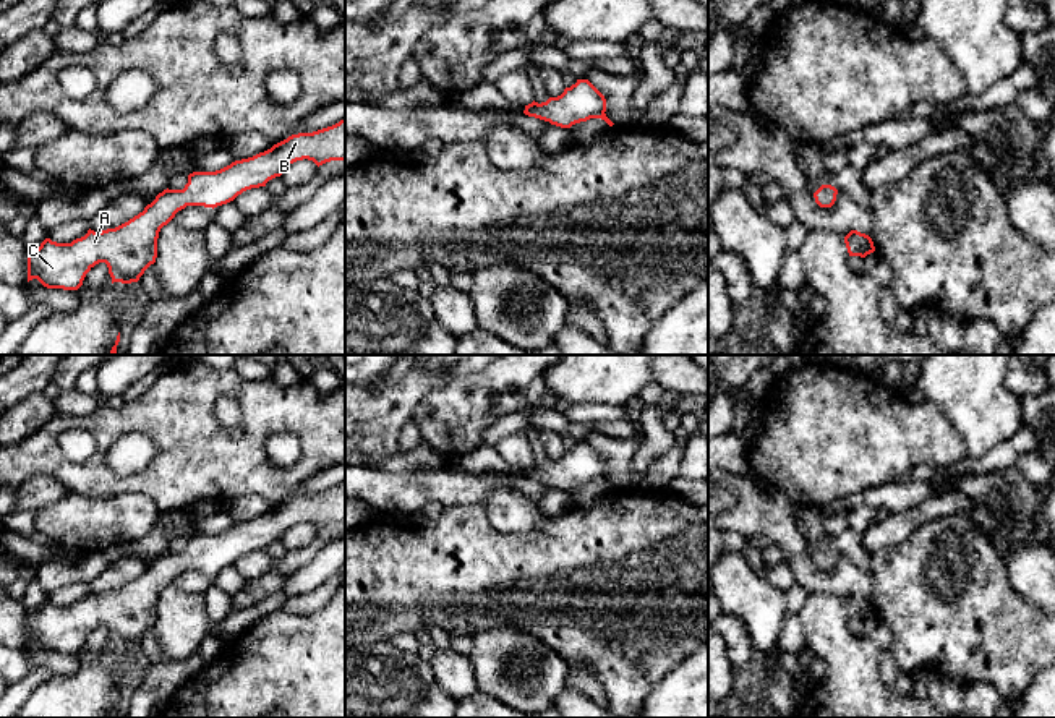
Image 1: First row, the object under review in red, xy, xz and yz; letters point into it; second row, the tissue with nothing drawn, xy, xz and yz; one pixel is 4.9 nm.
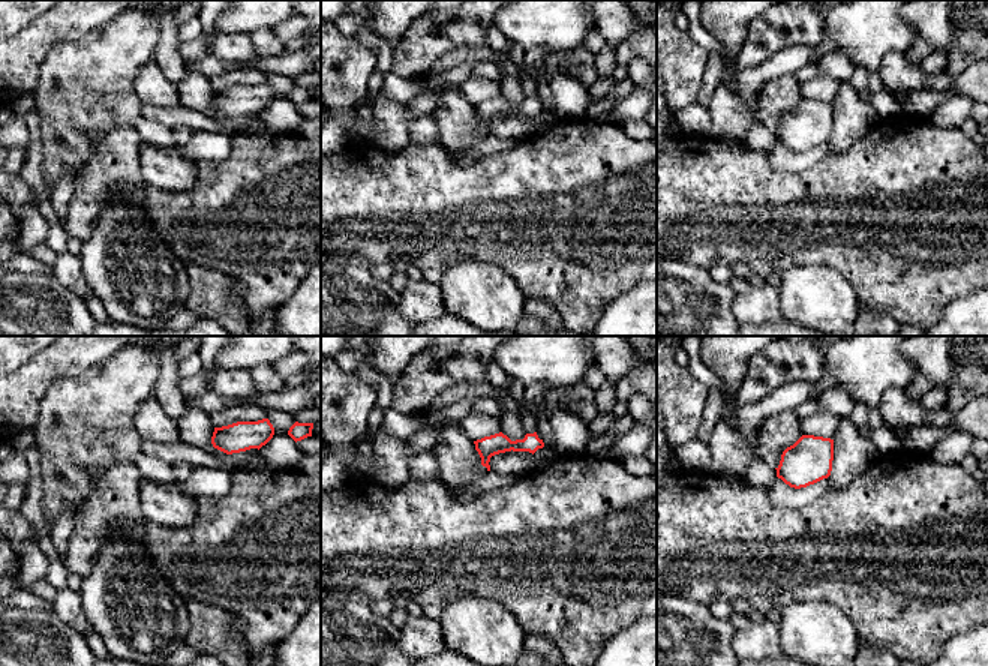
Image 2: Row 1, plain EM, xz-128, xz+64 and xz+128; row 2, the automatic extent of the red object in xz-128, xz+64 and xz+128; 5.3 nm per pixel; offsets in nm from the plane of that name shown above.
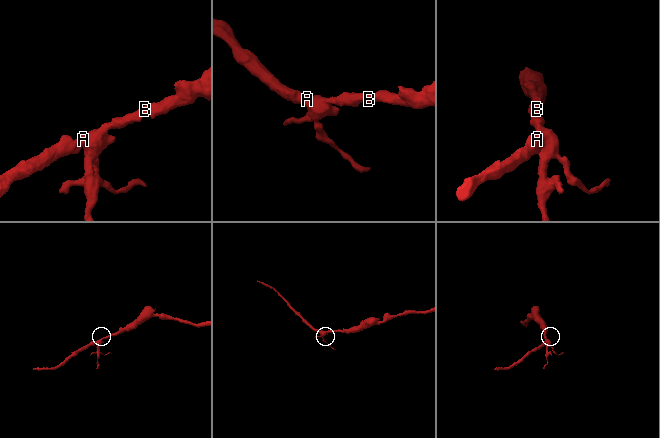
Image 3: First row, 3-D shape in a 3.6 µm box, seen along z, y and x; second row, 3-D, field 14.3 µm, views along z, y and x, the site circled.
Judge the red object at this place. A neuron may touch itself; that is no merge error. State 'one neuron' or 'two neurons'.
one neuron

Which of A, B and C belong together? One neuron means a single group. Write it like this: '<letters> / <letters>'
A B C

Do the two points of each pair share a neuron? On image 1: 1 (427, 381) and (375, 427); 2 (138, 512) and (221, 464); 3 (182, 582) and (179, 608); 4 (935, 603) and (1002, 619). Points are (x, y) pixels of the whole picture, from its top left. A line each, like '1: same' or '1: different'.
1: same
2: different
3: different
4: same

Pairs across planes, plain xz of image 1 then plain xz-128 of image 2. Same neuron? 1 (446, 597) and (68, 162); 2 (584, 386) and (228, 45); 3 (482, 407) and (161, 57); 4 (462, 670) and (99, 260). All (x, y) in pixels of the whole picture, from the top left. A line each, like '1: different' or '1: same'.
1: different
2: different
3: different
4: different

